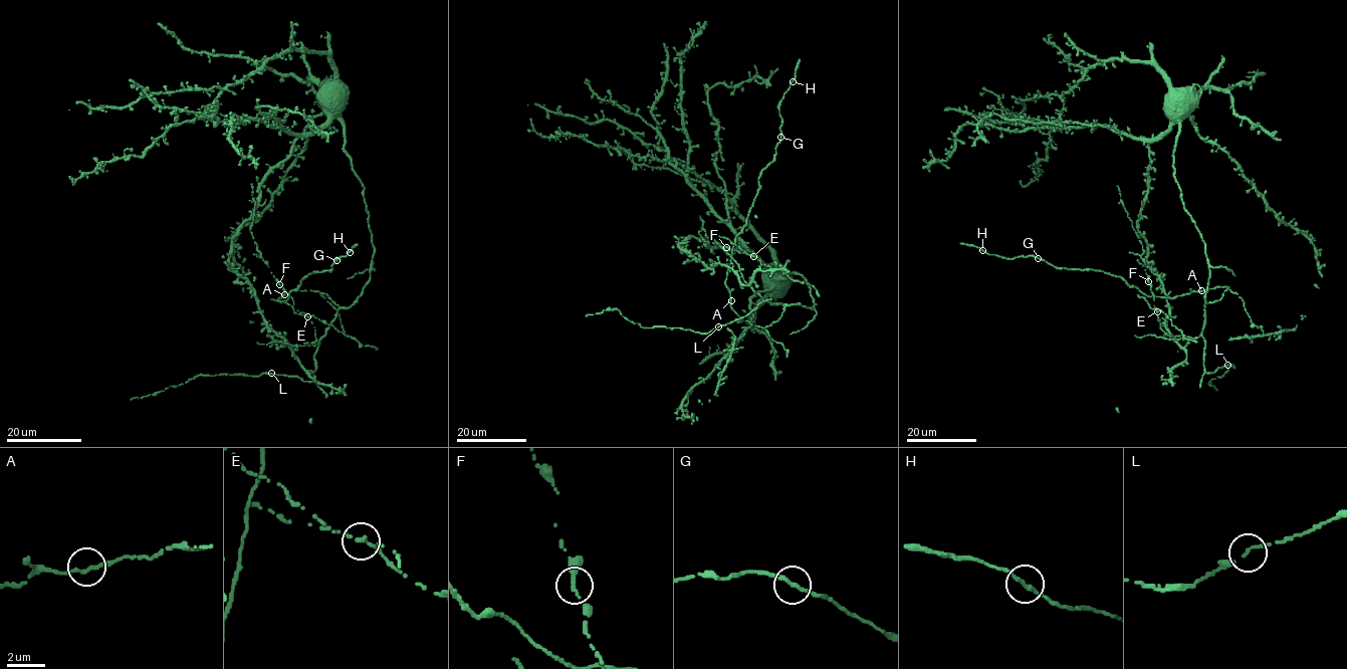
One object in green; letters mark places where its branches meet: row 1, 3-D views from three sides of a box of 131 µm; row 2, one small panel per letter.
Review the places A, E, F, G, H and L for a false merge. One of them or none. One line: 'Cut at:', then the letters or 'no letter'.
Cut at: E

